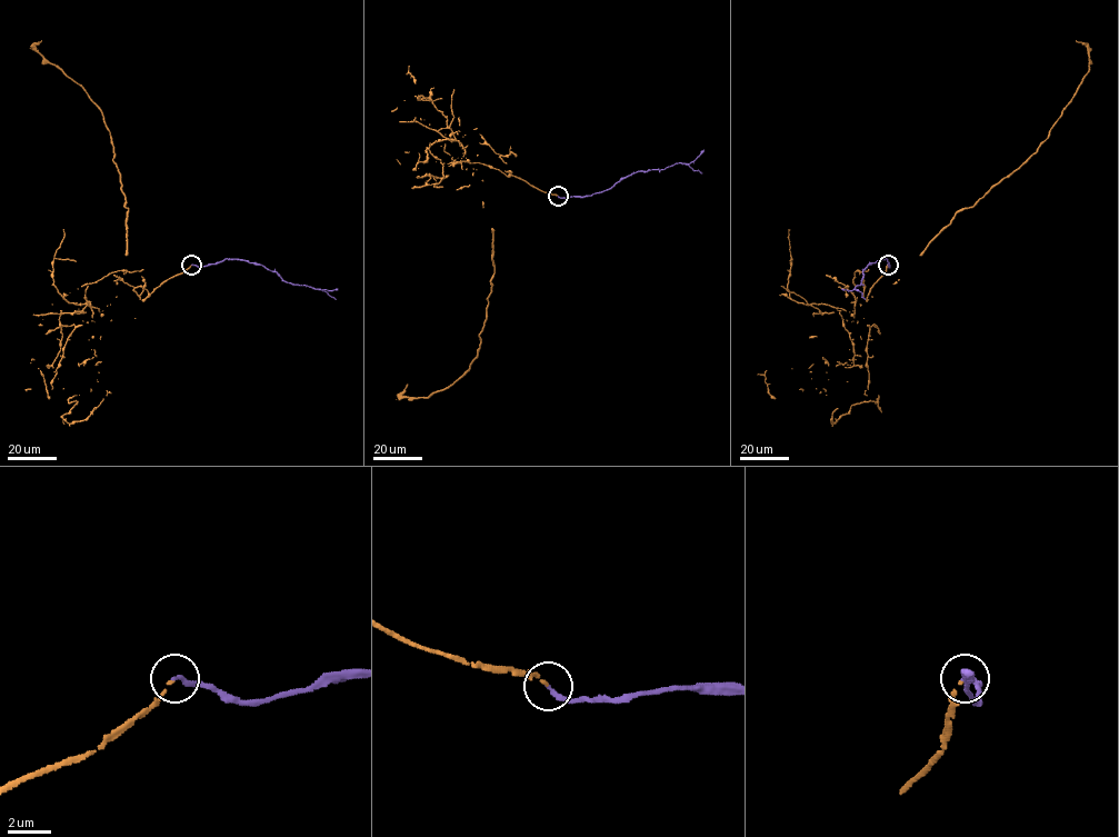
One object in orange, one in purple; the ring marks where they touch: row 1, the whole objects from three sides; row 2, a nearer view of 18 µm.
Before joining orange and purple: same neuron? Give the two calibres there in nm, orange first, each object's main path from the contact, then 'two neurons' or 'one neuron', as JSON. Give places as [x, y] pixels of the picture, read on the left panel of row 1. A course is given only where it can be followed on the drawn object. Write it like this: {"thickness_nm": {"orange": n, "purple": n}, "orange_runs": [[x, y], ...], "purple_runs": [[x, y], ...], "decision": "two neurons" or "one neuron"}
{"thickness_nm": {"orange": 80, "purple": 220}, "orange_runs": [[191, 265], [143, 299], [139, 271], [85, 284], [91, 310], [117, 296], [128, 209], [100, 109], [41, 40]], "purple_runs": [[191, 265], [202, 267], [227, 259], [245, 259], [275, 271], [287, 282], [329, 290], [338, 289]], "decision": "one neuron"}

